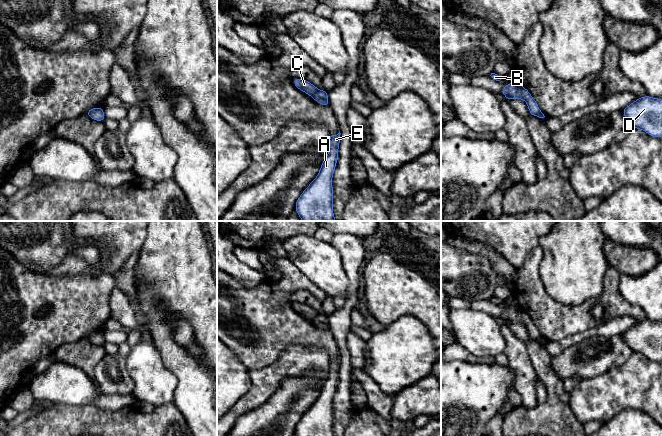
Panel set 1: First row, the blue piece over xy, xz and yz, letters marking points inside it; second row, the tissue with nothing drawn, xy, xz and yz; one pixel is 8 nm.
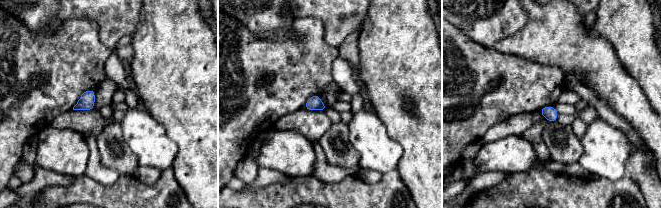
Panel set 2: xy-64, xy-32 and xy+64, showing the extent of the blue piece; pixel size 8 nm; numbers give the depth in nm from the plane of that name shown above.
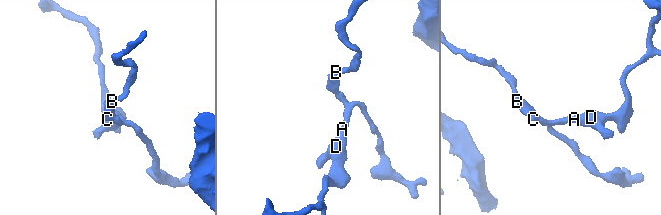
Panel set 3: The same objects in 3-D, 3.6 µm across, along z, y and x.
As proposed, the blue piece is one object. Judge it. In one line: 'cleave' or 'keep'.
cleave

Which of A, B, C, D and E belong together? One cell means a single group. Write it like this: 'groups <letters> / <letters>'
groups A D E / B C

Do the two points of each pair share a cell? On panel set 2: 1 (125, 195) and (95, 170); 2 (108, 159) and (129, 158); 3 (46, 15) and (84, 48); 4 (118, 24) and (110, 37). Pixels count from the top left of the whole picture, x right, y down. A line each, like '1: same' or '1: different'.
1: different
2: same
3: different
4: same

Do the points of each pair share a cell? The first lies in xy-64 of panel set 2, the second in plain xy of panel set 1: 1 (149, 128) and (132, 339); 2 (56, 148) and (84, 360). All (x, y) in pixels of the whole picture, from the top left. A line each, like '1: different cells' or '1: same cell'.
1: different cells
2: different cells

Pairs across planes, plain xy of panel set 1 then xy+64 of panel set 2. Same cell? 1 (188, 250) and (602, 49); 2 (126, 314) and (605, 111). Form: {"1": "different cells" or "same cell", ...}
{"1": "different cells", "2": "same cell"}

